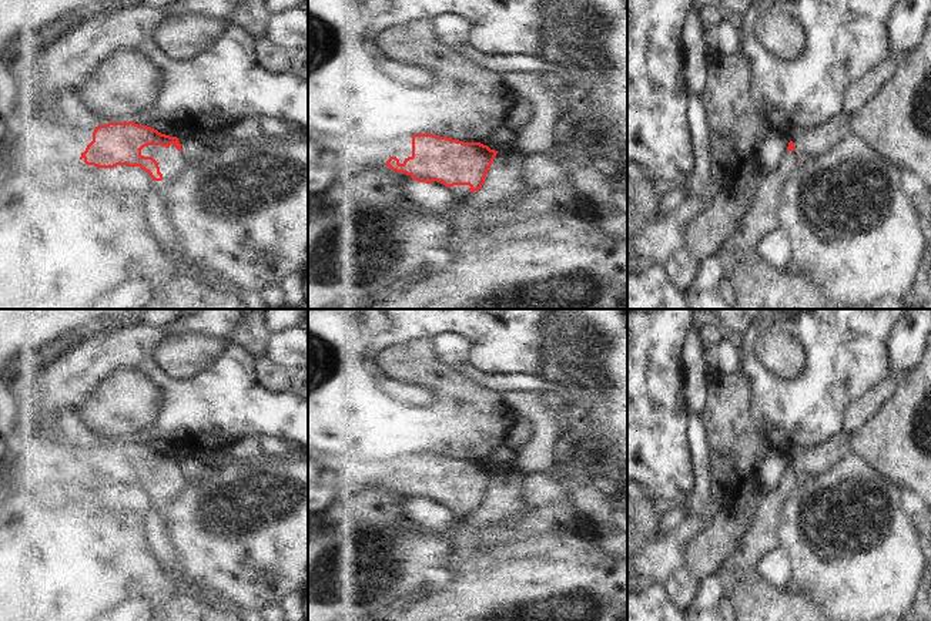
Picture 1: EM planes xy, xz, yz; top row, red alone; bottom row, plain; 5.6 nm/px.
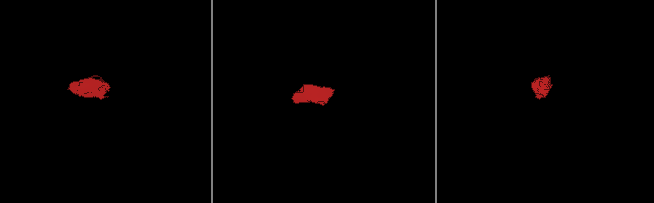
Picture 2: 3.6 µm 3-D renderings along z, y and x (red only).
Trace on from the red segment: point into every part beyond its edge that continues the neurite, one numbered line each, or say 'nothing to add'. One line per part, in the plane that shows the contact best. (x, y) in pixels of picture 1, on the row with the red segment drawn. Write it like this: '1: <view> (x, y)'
1: xz (461, 194)

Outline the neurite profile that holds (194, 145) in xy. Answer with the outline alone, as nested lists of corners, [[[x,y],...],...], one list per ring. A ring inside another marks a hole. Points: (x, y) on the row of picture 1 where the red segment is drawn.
[[[202,134],[177,137],[190,162],[195,162],[208,154],[208,145]]]

